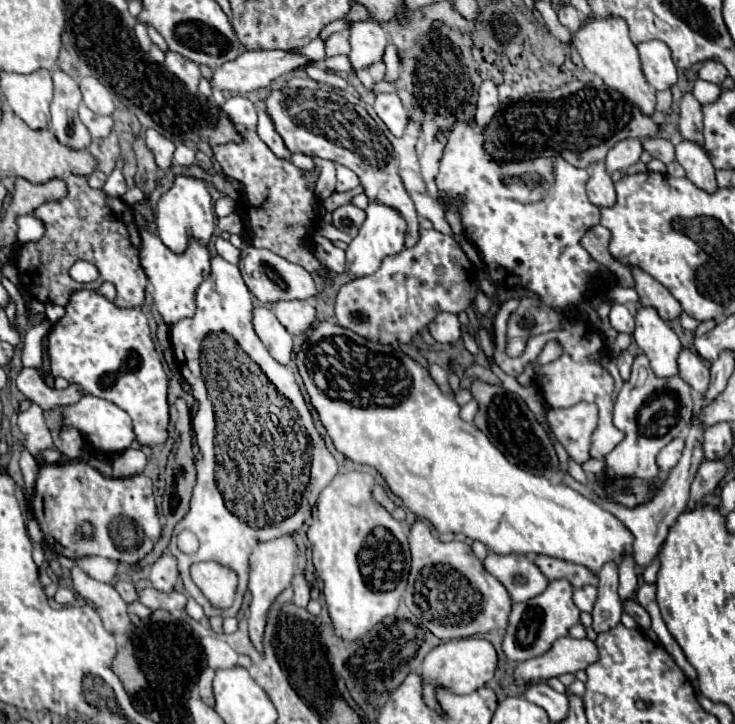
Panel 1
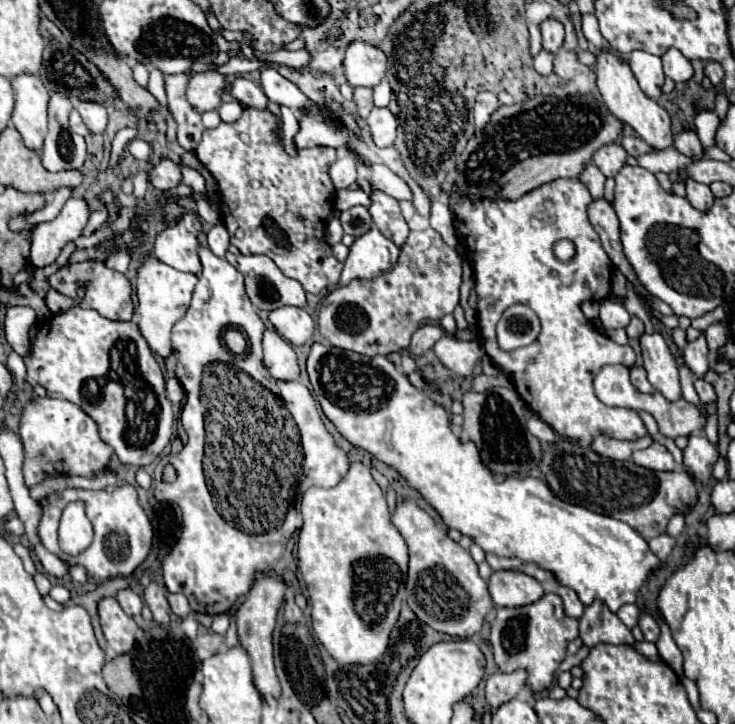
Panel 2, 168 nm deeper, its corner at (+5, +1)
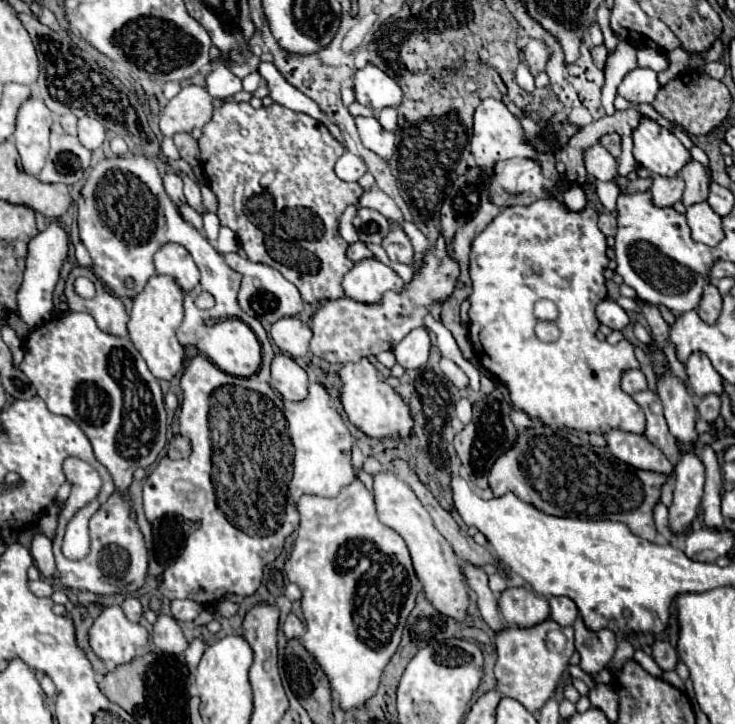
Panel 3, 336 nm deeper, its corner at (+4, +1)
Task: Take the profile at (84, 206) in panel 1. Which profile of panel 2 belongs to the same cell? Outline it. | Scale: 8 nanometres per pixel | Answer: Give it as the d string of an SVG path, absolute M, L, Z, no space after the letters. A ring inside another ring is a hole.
M86 260L86 262L78 262L78 264L70 264L66 268L60 268L56 274L50 276L50 286L54 290L58 290L60 294L70 296L70 298L76 296L78 288L84 288L86 298L82 300L82 306L92 308L110 320L130 320L134 314L130 280L124 274L108 268L100 260Z

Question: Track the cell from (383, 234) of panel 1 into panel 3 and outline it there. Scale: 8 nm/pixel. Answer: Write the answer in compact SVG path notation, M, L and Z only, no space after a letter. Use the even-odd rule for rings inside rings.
M375 258L375 260L357 262L343 278L343 290L345 296L355 302L377 304L381 302L385 292L389 290L401 292L403 282L389 266L381 264Z

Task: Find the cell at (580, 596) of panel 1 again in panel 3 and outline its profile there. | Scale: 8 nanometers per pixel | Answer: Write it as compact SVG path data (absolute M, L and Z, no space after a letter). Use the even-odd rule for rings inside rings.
M557 596L557 598L549 598L547 602L551 606L551 620L553 622L557 622L559 626L573 626L579 612L577 612L575 602L571 602L571 598Z

